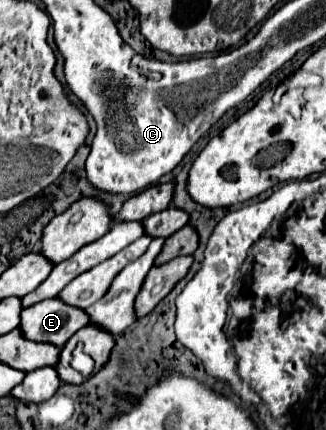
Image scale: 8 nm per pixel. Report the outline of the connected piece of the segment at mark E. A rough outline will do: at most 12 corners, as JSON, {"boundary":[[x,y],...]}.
{"boundary":[[55,297],[23,309],[19,329],[61,347],[85,327],[83,309]]}

